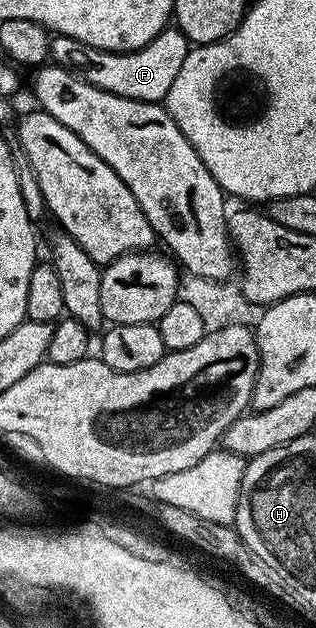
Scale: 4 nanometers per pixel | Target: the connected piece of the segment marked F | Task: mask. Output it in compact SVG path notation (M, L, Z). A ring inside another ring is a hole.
M167 25L139 51L105 51L96 49L84 41L76 41L76 37L54 35L50 41L50 59L57 66L73 71L88 85L96 85L96 89L116 93L116 97L128 97L132 101L145 103L162 103L165 95L173 89L174 82L181 75L183 78L191 46L186 34L174 25Z

